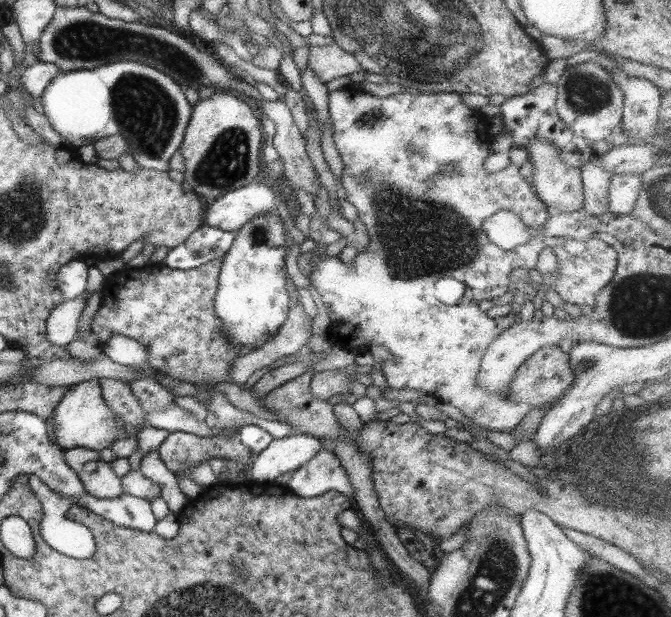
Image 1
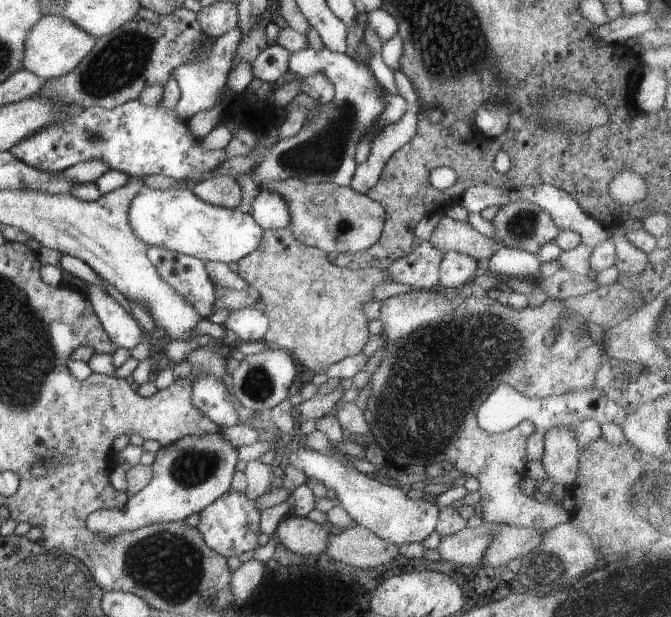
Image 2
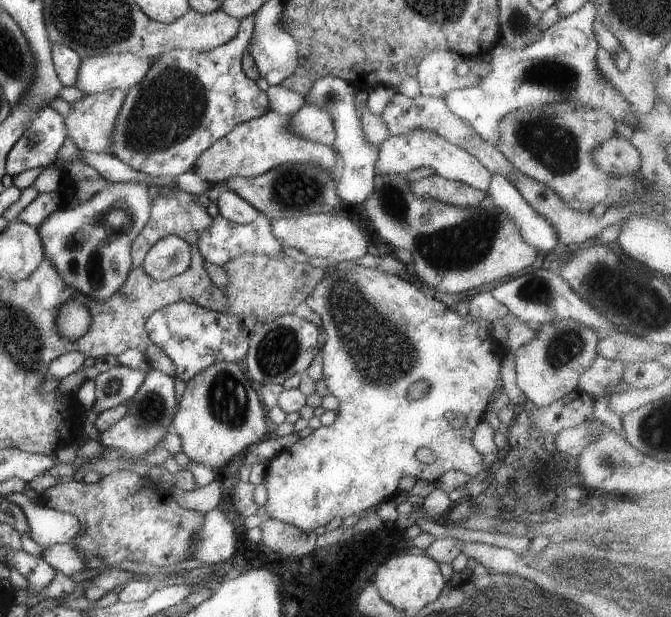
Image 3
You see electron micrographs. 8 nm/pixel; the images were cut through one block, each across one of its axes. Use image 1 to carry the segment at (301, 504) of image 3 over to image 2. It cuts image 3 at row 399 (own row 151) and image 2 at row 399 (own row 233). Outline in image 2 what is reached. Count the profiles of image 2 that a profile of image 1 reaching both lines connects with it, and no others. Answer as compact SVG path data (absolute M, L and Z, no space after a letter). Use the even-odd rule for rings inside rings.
M421 288L380 301L367 302L363 304L363 314L369 320L379 320L383 324L380 335L385 347L379 365L368 379L369 397L365 417L376 444L389 461L393 460L394 470L409 465L426 467L441 460L449 462L465 478L473 476L477 480L481 505L479 515L485 523L545 531L567 522L570 514L559 503L548 501L539 504L519 490L519 482L526 476L526 442L535 432L534 424L523 419L513 425L503 426L497 433L485 432L475 424L477 406L499 382L510 385L517 395L536 401L593 388L595 373L601 366L605 350L600 339L593 339L590 334L583 336L583 332L579 332L581 324L563 306L563 300L547 297L537 307L527 305L516 309L501 305L489 296L479 299L471 295L468 298L459 295L445 298L435 290ZM555 325L561 331L557 335L554 334ZM546 336L554 338L549 346L545 344Z

